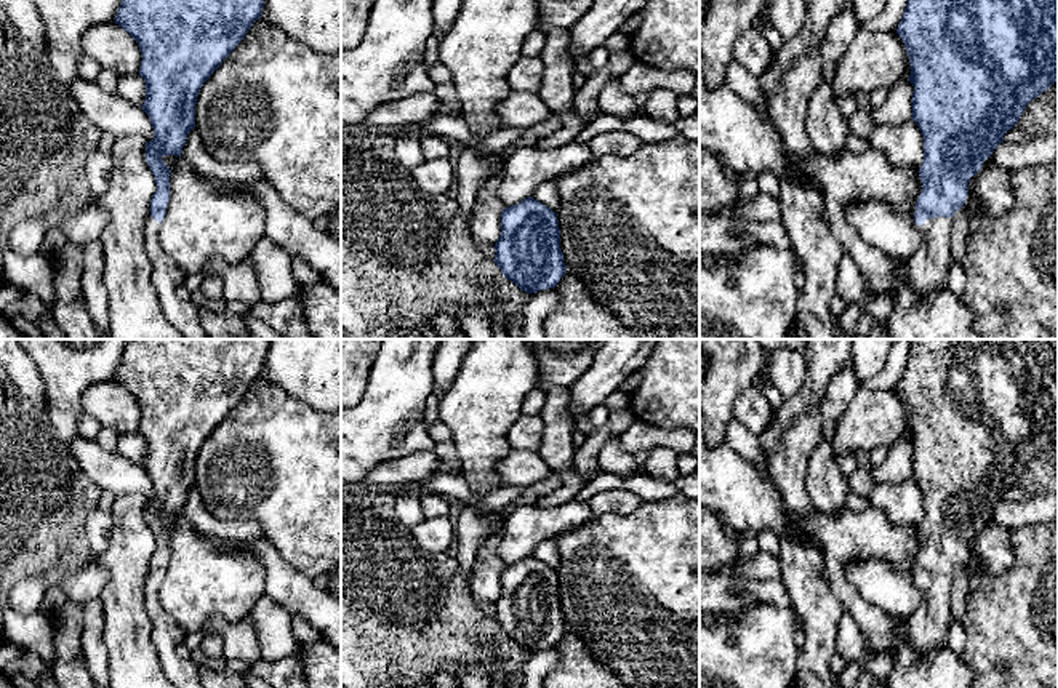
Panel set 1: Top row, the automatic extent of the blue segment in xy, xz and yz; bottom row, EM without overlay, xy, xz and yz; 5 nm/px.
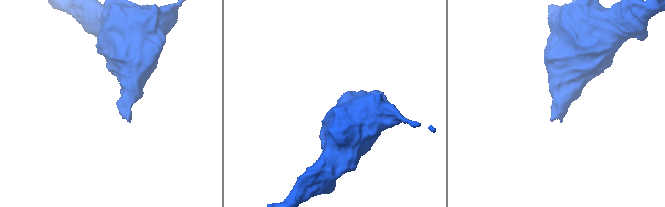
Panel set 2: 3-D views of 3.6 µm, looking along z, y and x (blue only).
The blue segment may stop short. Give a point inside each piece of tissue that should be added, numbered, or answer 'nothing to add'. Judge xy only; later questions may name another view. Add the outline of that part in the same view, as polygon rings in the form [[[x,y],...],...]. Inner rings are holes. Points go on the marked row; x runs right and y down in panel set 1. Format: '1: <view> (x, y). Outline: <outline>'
1: xy (168, 279). Outline: [[[149,216],[144,227],[144,248],[150,259],[150,280],[157,290],[160,309],[184,339],[208,339],[200,325],[200,310],[186,286],[186,272],[158,245],[160,226]]]

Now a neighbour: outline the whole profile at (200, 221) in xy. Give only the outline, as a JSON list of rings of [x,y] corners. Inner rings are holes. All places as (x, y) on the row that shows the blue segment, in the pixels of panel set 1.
[[[189,166],[170,173],[170,202],[158,245],[186,275],[198,274],[213,256],[238,264],[266,237],[266,211],[248,194],[226,194]]]

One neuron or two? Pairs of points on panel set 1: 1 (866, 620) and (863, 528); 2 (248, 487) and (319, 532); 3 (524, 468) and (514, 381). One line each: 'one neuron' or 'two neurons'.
1: one neuron
2: one neuron
3: two neurons

